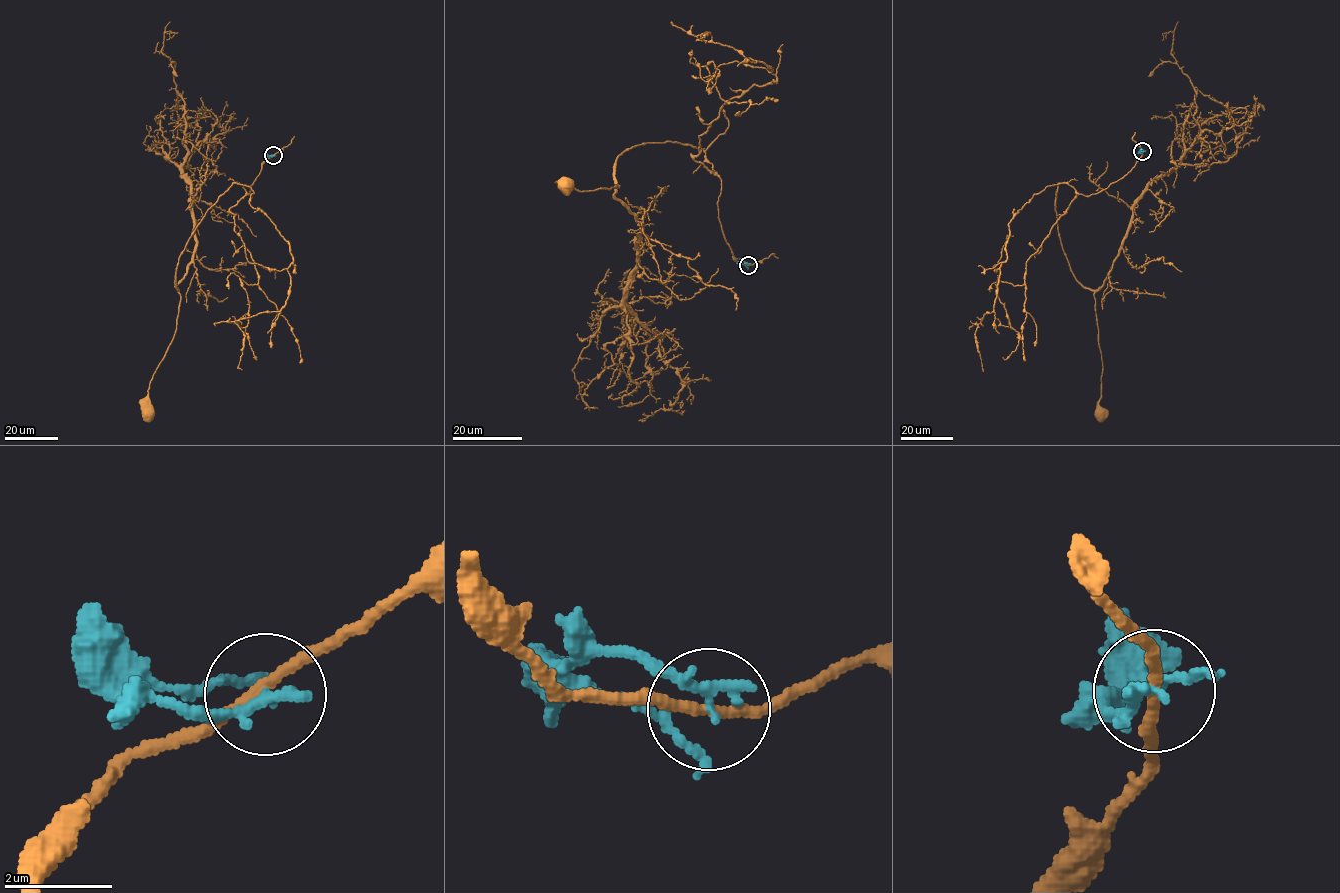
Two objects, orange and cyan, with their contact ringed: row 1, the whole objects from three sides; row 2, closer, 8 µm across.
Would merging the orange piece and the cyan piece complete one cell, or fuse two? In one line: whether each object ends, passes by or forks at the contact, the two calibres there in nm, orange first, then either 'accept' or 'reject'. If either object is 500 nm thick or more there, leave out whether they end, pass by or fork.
orange passes by; cyan ends; calibres 180 and 260 nm; reject

